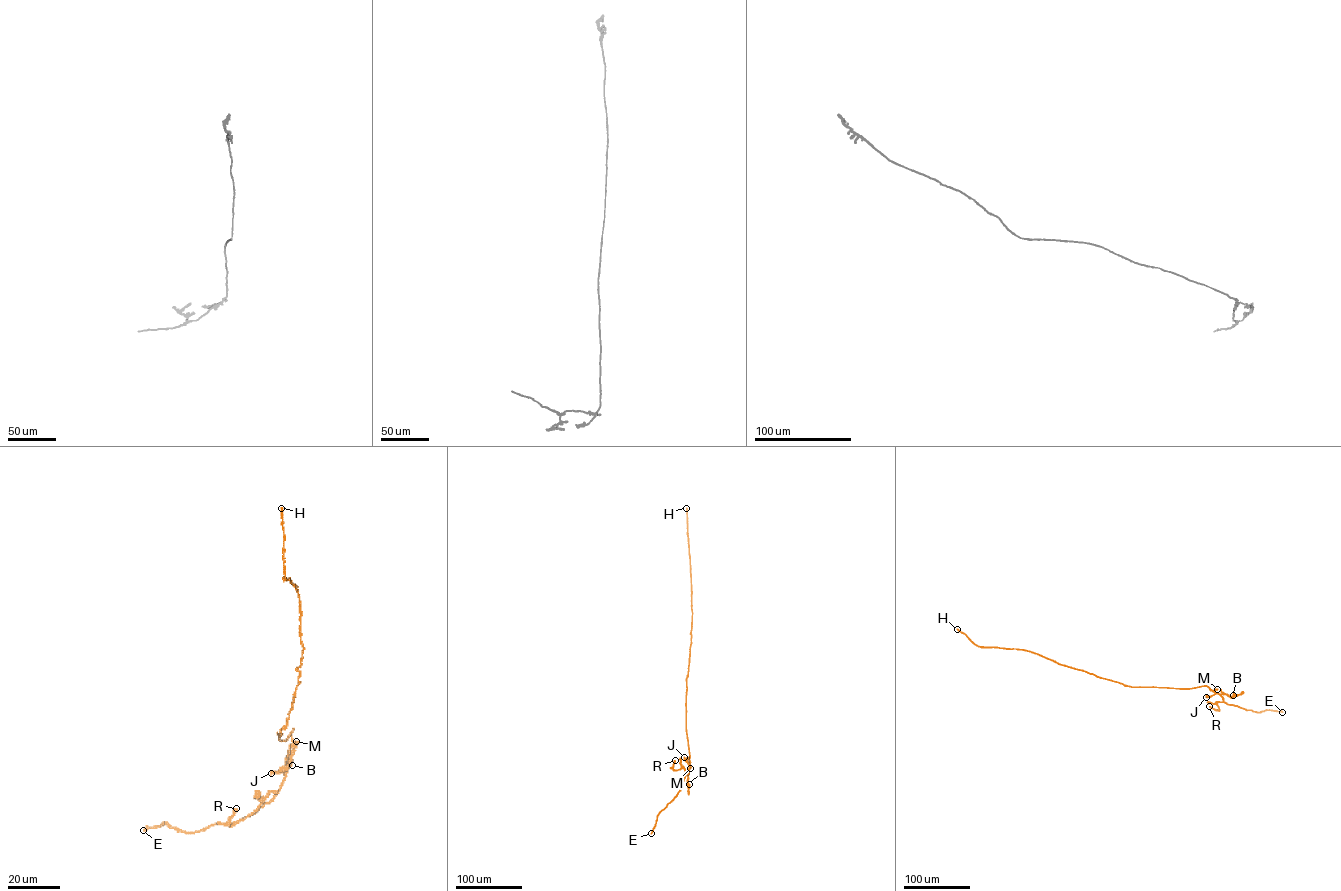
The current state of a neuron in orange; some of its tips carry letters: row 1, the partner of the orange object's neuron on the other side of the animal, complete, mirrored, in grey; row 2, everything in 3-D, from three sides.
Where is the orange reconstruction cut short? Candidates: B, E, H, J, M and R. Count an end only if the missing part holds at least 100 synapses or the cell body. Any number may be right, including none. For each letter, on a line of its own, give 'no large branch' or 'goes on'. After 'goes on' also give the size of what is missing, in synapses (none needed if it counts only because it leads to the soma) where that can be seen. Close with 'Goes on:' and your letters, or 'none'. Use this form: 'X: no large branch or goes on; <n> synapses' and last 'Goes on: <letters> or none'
B: no large branch
E: no large branch
H: goes on; 400 synapses
J: no large branch
M: no large branch
R: no large branch
Goes on: H

